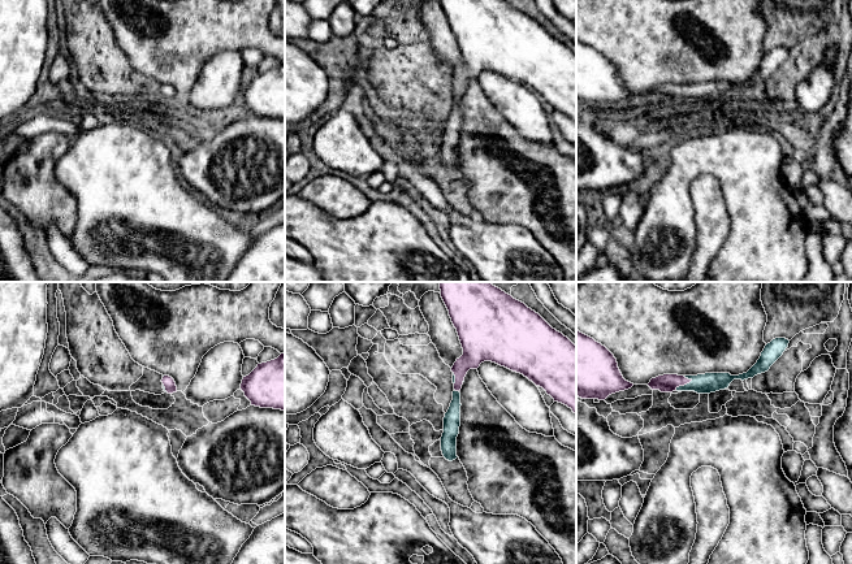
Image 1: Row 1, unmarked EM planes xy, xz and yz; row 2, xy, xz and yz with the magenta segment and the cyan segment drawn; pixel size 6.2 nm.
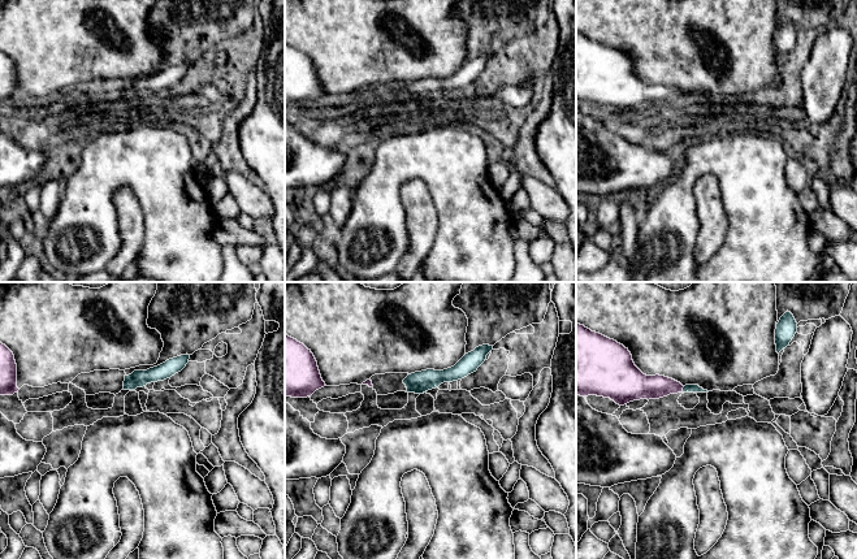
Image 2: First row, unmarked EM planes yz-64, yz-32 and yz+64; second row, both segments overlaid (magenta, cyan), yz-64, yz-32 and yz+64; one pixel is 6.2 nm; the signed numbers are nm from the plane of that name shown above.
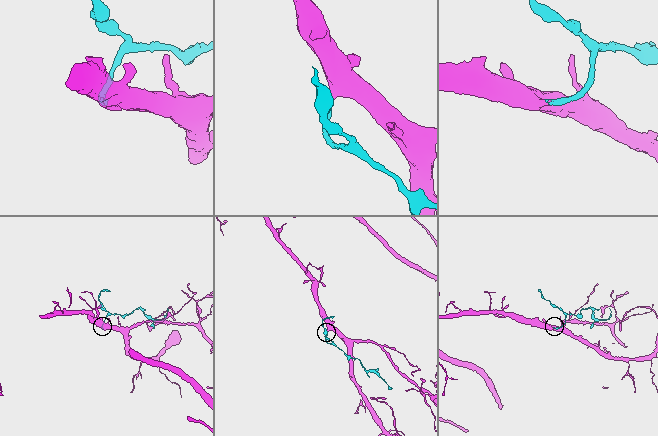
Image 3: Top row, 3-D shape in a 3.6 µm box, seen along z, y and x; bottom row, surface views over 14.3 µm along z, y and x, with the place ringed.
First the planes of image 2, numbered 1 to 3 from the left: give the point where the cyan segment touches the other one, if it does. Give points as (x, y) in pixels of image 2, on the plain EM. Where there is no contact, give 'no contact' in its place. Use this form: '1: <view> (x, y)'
1: no contact
2: no contact
3: yz+64 (682, 98)

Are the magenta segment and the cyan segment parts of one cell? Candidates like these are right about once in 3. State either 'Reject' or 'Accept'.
Accept

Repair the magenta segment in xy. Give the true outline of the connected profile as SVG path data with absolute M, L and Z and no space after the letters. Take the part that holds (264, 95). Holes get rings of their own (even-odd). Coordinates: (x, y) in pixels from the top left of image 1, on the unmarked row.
M285 62L258 73L241 92L251 114L285 120Z

